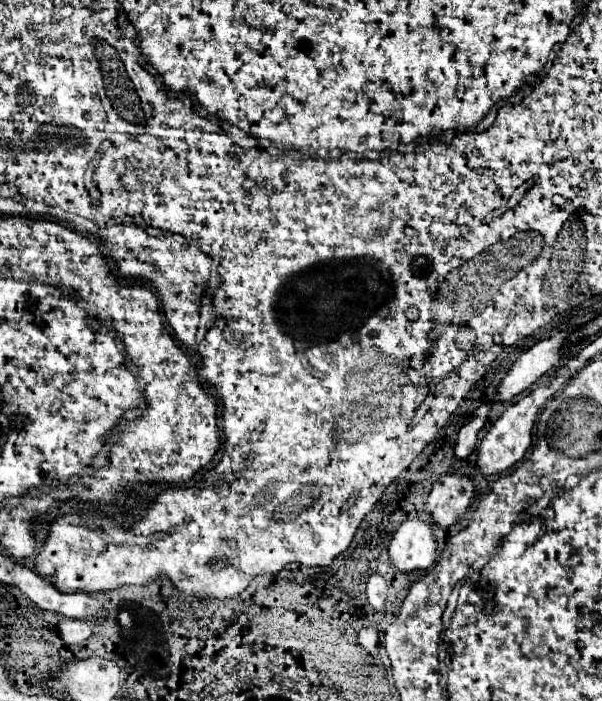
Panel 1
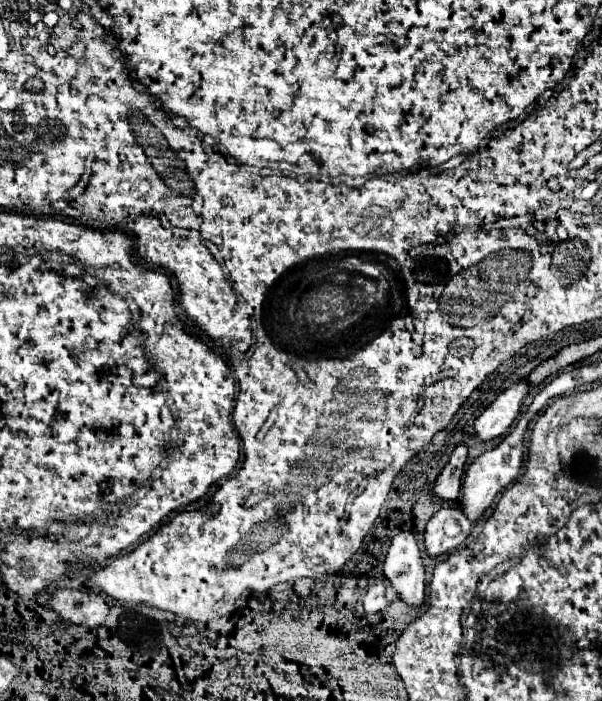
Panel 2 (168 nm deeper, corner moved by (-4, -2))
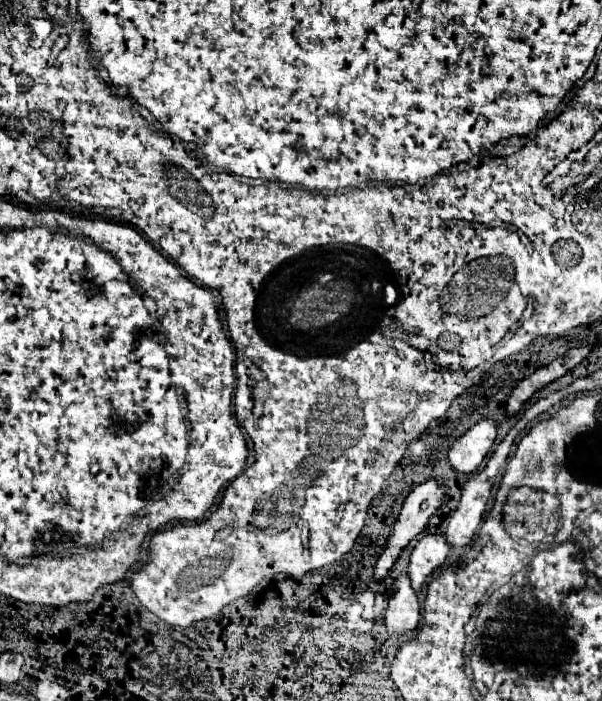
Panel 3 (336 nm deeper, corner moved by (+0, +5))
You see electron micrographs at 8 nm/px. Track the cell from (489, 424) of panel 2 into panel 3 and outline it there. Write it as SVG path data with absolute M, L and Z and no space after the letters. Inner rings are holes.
M492 419L478 421L468 433L464 433L464 437L454 441L448 453L450 467L460 475L474 473L484 461L486 453L490 451L494 439L496 439L496 423Z

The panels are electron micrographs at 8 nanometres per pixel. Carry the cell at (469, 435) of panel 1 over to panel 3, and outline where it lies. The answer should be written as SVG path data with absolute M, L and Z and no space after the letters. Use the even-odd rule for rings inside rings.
M428 479L426 483L418 485L418 487L406 497L406 501L404 501L404 505L402 505L402 511L398 513L398 519L396 519L396 523L392 525L392 533L388 535L386 545L384 545L382 553L378 555L378 561L376 561L376 567L374 567L374 575L372 575L374 581L380 583L380 581L384 581L384 579L388 577L388 571L392 569L392 565L396 563L396 559L400 557L402 549L406 549L406 547L410 545L410 541L414 541L414 539L418 537L418 533L424 531L424 527L428 525L428 519L438 511L444 493L446 493L446 489L444 489L436 479Z

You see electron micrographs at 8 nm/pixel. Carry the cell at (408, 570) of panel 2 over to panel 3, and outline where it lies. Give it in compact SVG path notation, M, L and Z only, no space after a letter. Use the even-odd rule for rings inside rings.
M400 575L398 579L394 579L384 615L384 625L392 637L402 637L418 629L420 625L420 603L408 581L408 575Z

